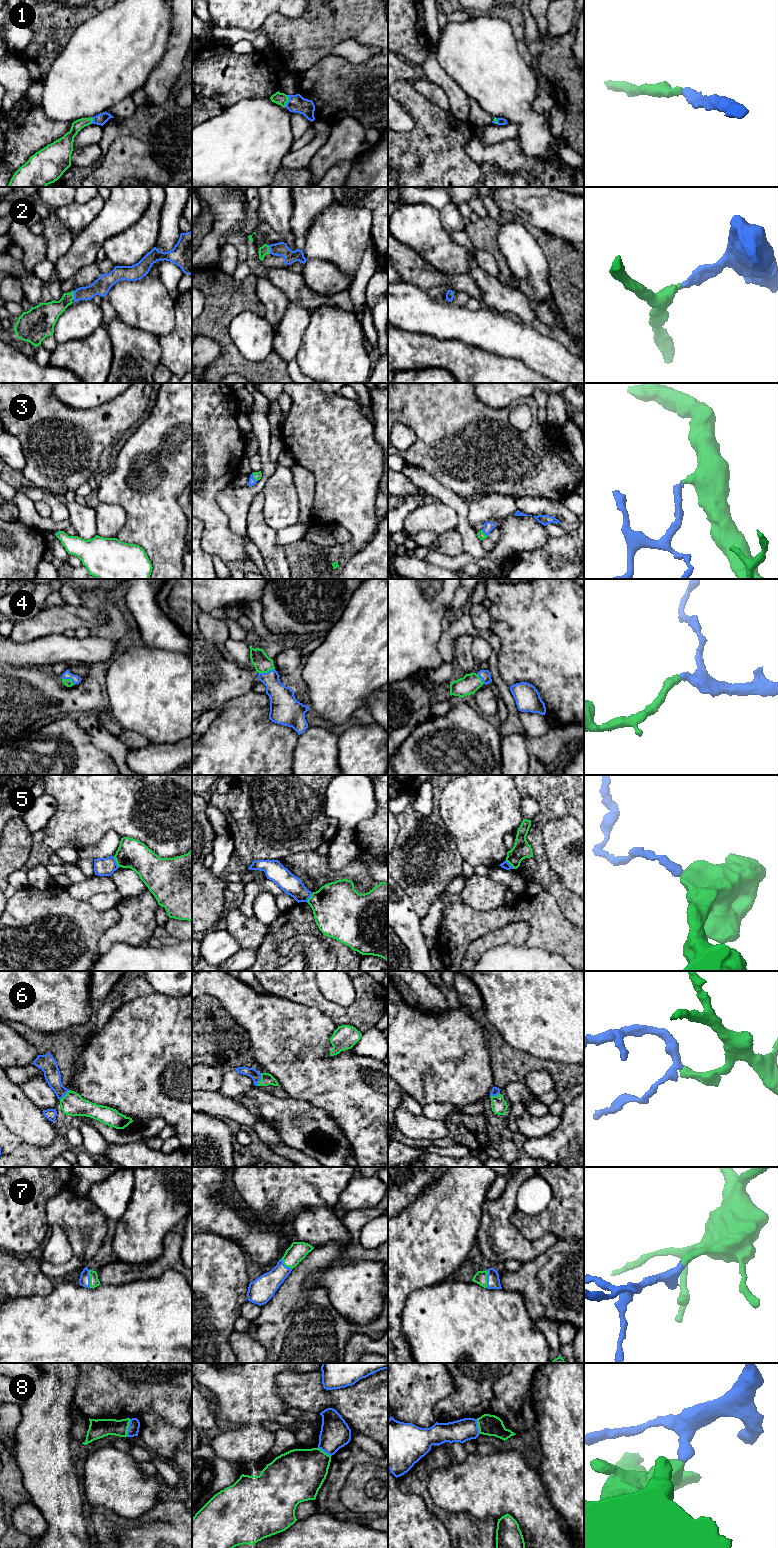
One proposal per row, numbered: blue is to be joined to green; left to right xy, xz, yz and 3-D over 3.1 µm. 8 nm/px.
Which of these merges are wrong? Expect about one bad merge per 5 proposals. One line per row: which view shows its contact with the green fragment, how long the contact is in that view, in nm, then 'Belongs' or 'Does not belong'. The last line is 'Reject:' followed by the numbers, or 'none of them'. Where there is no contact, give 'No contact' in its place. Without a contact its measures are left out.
1: Touches green in xz. Shared border 100 nm. Belongs
2: Touches green in xy. Shared border 70 nm. Belongs
3: Touches green in xz. Shared border 80 nm. Belongs
4: Touches green in xz. Shared border 140 nm. Belongs
5: Touches green in xy. Shared border 100 nm. Does not belong
6: Touches green in xz. Shared border 110 nm. Belongs
7: Touches green in xy. Shared border 140 nm. Belongs
8: Touches green in xy. Shared border 150 nm. Does not belong
Reject: 5, 8

